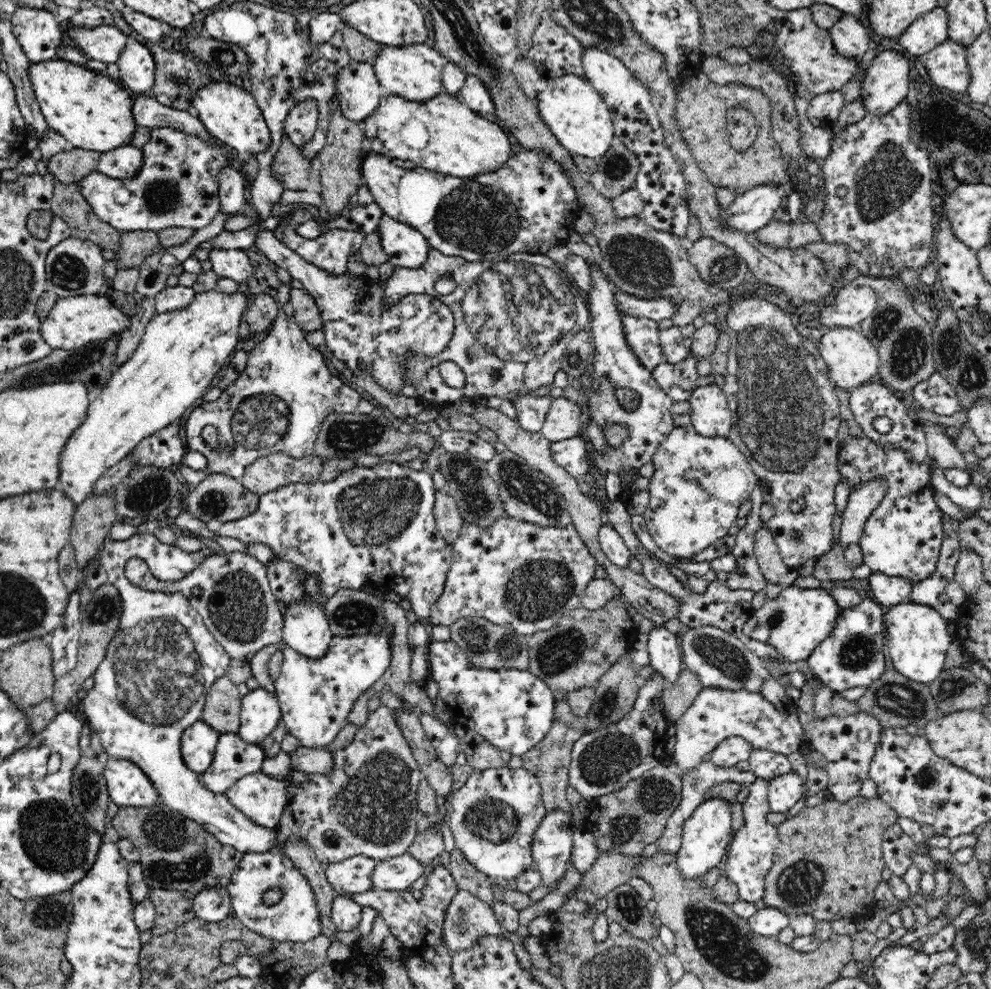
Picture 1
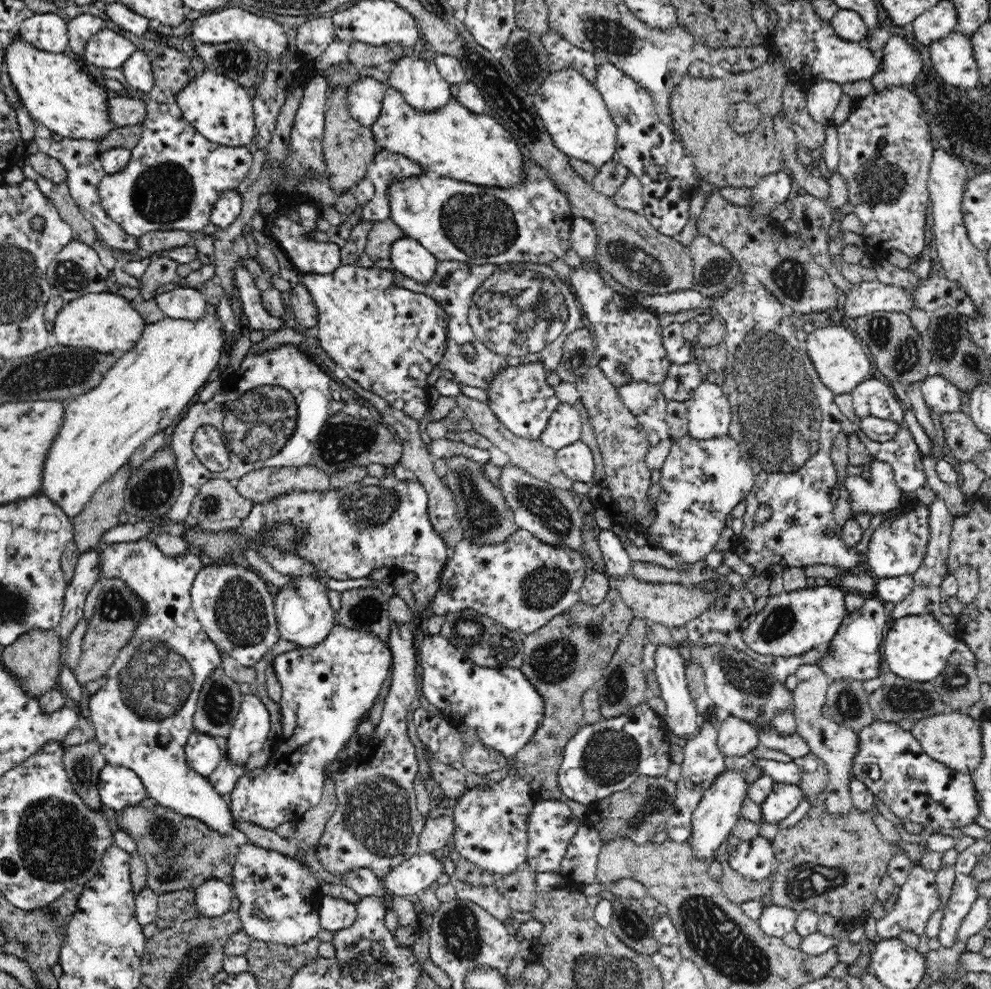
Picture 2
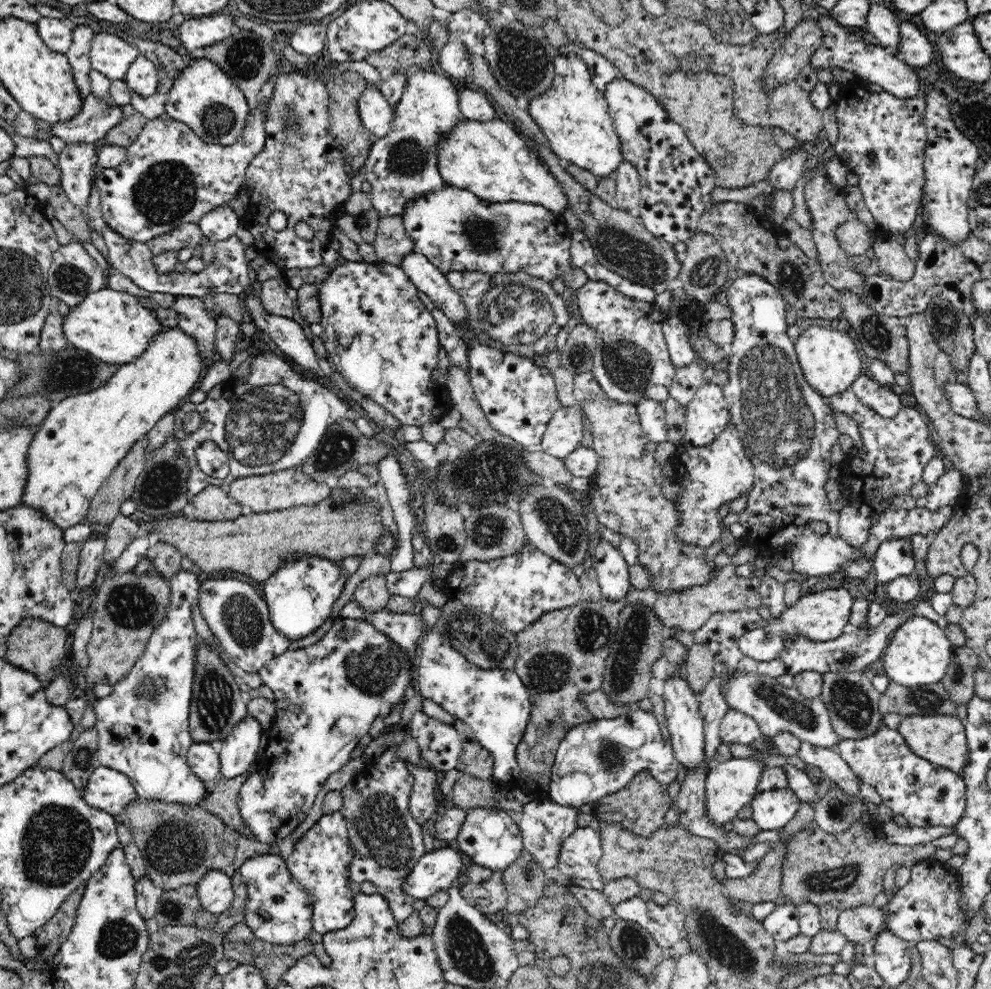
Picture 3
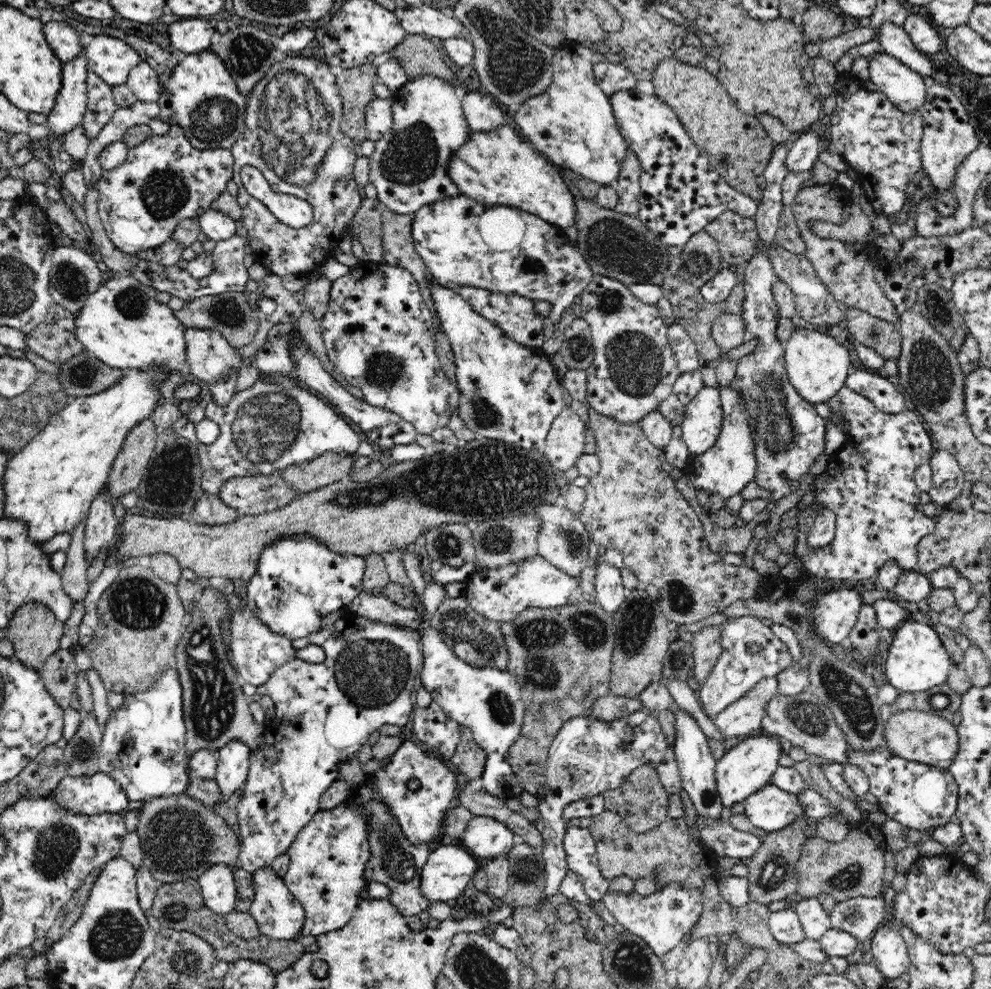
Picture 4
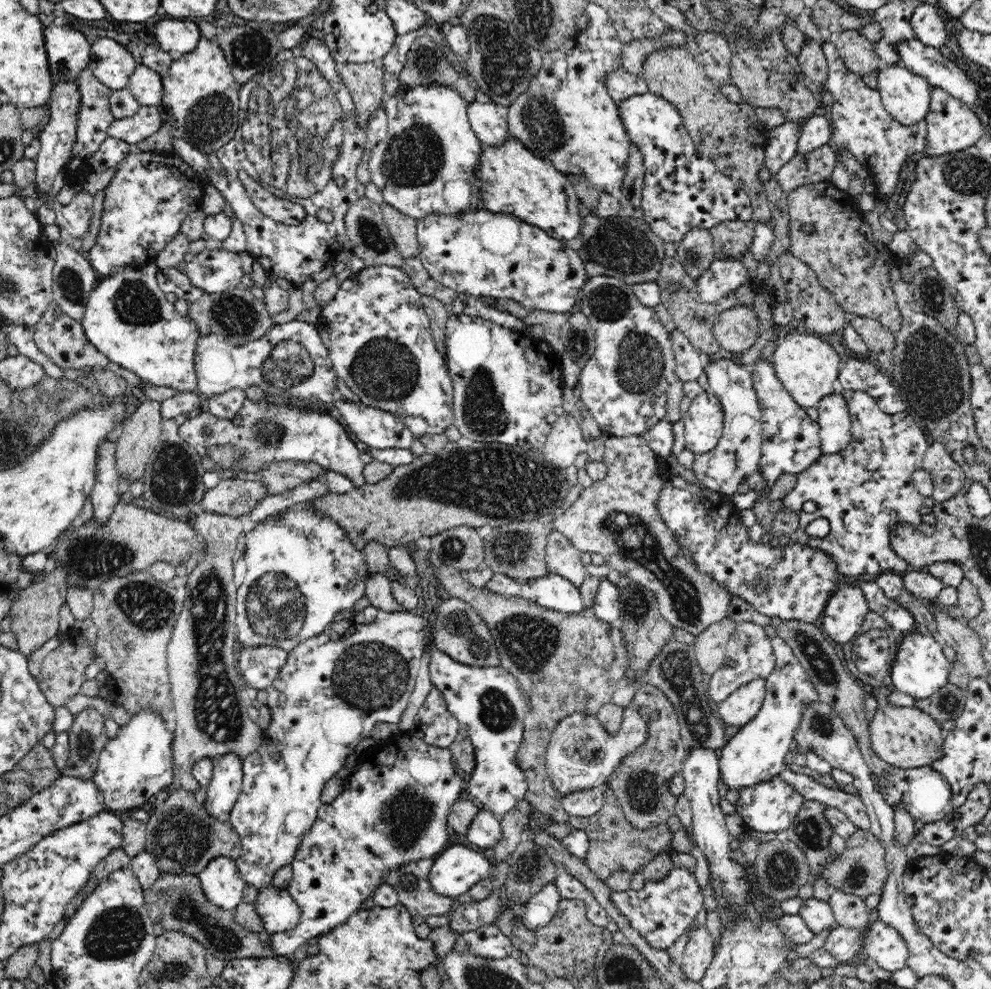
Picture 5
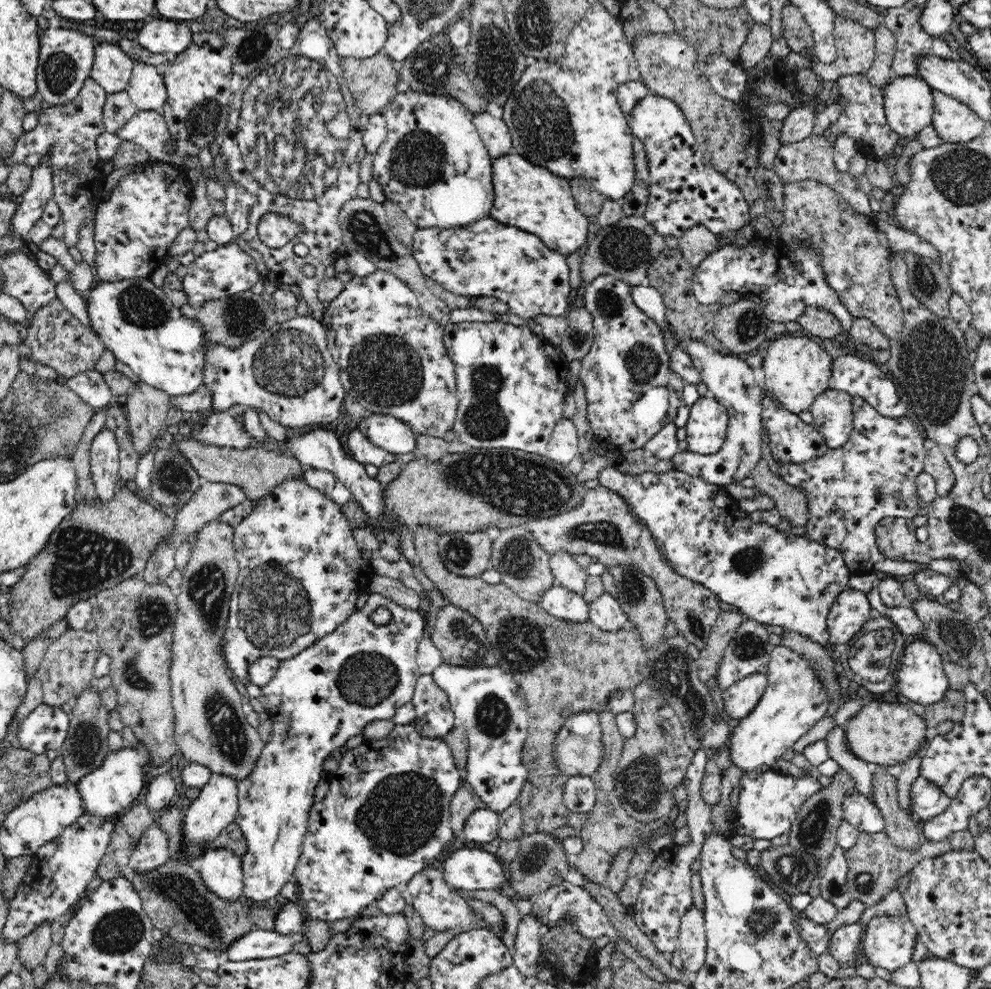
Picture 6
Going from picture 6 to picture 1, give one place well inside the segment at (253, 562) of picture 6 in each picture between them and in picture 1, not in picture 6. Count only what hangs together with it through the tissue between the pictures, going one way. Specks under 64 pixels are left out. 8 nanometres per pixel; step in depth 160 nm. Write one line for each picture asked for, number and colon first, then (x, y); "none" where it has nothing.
1: (305, 628)
2: (304, 615)
3: (300, 594)
4: (299, 581)
5: (302, 569)

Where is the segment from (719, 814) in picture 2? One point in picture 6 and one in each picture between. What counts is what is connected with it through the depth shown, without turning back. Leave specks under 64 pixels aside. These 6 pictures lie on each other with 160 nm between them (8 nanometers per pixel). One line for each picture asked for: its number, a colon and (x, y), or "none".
3: (730, 785)
4: (746, 767)
5: (756, 752)
6: (796, 697)

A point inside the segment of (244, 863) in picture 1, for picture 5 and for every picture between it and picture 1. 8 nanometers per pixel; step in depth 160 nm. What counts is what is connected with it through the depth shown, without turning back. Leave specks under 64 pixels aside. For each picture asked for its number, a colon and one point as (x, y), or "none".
2: (279, 898)
3: (278, 911)
4: (279, 915)
5: (279, 912)

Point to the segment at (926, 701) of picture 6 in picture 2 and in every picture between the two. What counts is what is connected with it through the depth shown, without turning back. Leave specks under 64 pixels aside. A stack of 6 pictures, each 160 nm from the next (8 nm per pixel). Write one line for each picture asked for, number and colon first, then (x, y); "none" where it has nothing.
2: (917, 647)
3: (919, 652)
4: (917, 660)
5: (920, 669)

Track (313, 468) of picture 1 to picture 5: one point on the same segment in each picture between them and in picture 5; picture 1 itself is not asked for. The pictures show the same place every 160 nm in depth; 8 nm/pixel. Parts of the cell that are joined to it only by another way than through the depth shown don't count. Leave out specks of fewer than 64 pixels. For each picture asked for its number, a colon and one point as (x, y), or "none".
2: (260, 486)
3: (292, 487)
4: (251, 495)
5: (235, 496)

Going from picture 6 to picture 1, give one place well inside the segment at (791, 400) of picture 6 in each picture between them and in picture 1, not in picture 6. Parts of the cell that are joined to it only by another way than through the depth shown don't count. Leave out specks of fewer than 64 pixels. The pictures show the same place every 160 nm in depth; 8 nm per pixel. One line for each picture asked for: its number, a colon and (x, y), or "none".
1: (851, 361)
2: (842, 362)
3: (830, 360)
4: (817, 365)
5: (807, 367)

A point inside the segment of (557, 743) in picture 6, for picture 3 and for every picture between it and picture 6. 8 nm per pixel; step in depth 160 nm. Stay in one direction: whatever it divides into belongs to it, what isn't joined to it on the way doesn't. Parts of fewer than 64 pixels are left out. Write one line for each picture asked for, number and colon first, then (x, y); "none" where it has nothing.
3: (599, 757)
4: (587, 756)
5: (581, 754)

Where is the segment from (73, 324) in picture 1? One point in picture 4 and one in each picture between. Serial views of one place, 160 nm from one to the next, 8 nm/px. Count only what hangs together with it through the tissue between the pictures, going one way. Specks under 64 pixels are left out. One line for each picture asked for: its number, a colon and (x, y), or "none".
2: (106, 321)
3: (112, 325)
4: (122, 324)

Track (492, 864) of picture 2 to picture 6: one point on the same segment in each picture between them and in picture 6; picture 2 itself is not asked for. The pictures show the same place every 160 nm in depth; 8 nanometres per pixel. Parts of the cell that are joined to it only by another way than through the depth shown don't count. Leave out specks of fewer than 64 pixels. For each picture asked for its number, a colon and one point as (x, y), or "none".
3: (492, 839)
4: (487, 837)
5: (485, 831)
6: (482, 825)

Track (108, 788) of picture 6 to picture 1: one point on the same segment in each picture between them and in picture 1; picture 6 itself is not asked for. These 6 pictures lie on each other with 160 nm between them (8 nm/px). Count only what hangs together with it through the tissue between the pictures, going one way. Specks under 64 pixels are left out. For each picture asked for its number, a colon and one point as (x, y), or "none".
1: (151, 686)
2: (143, 715)
3: (142, 727)
4: (143, 748)
5: (136, 766)

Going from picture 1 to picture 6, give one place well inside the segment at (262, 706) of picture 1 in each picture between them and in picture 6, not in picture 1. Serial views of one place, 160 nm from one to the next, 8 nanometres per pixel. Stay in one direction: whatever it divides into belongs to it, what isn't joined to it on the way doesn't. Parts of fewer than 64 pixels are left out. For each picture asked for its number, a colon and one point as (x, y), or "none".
2: (250, 729)
3: (238, 750)
4: (232, 759)
5: (225, 786)
6: (204, 818)

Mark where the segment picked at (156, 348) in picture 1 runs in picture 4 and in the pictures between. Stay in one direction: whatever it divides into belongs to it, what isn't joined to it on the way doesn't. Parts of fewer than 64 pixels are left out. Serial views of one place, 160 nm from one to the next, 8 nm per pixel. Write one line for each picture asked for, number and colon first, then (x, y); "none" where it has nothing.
2: (146, 390)
3: (74, 450)
4: (49, 486)

